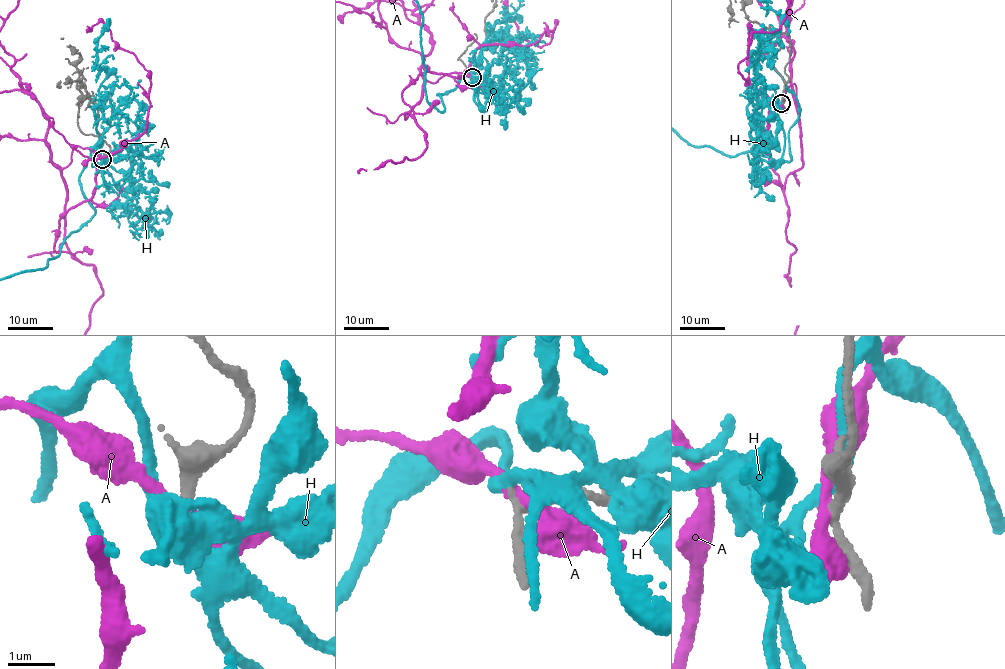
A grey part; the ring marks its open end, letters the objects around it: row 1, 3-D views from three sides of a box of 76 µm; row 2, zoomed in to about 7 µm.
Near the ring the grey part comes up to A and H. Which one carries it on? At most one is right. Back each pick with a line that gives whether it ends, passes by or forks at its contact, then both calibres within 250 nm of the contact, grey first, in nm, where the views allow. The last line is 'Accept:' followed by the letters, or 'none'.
Accept: none

